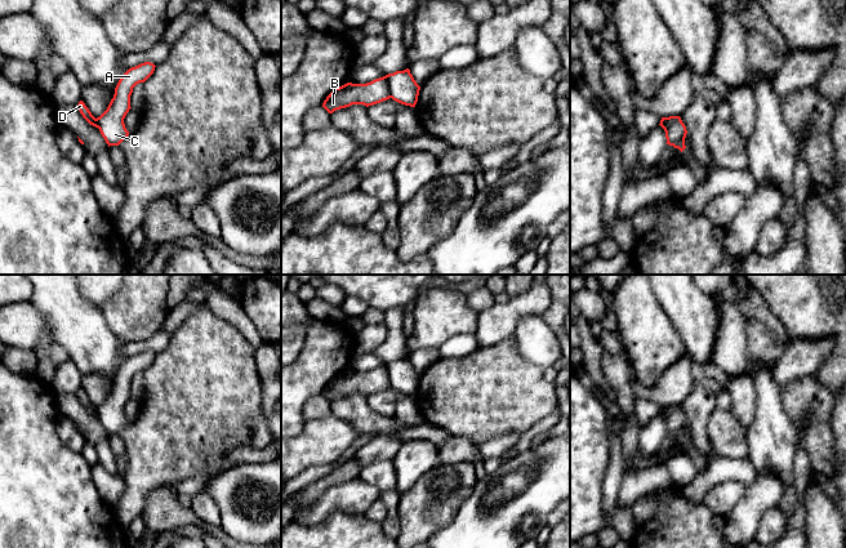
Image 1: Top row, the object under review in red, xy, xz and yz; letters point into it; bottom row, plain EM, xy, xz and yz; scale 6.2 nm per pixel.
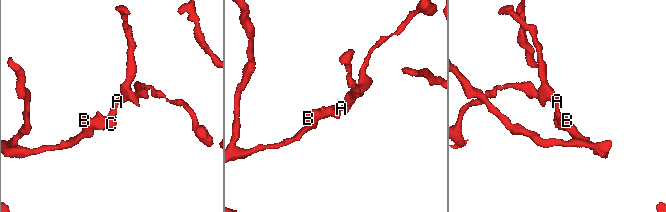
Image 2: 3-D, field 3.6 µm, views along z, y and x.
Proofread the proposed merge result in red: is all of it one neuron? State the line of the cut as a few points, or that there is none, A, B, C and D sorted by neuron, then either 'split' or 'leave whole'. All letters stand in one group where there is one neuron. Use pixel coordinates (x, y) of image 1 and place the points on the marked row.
cut xz (384, 76), (391, 97); groups A C / B D; split

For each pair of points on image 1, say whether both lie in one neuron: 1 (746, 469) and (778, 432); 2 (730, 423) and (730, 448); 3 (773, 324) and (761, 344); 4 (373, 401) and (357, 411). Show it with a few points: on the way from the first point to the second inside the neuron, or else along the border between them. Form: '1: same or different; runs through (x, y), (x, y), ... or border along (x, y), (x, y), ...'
1: different; border along (747, 458), (757, 473)
2: same; runs through (730, 430), (730, 441)
3: different; border along (744, 316), (758, 319), (786, 347)
4: different; border along (366, 396), (366, 404), (373, 410), (393, 415)

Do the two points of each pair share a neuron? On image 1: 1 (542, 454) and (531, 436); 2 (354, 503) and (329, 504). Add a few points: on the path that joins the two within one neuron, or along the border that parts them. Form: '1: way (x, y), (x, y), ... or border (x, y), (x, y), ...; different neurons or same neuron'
1: border (533, 444), (510, 459); different neurons
2: way (347, 503), (335, 503); same neuron

